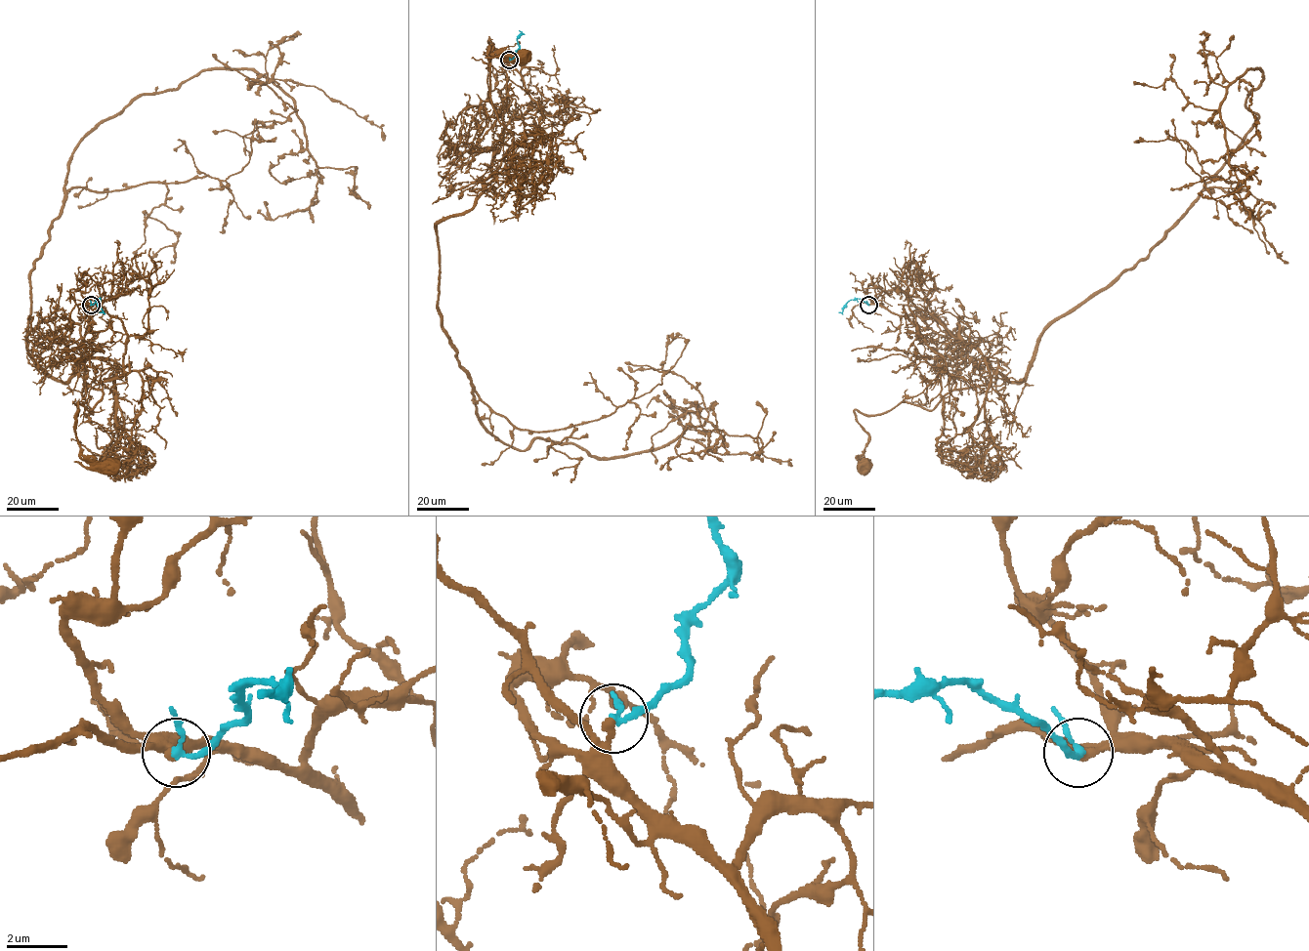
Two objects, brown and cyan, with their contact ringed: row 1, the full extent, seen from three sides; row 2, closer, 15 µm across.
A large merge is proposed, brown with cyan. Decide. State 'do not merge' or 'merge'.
merge

